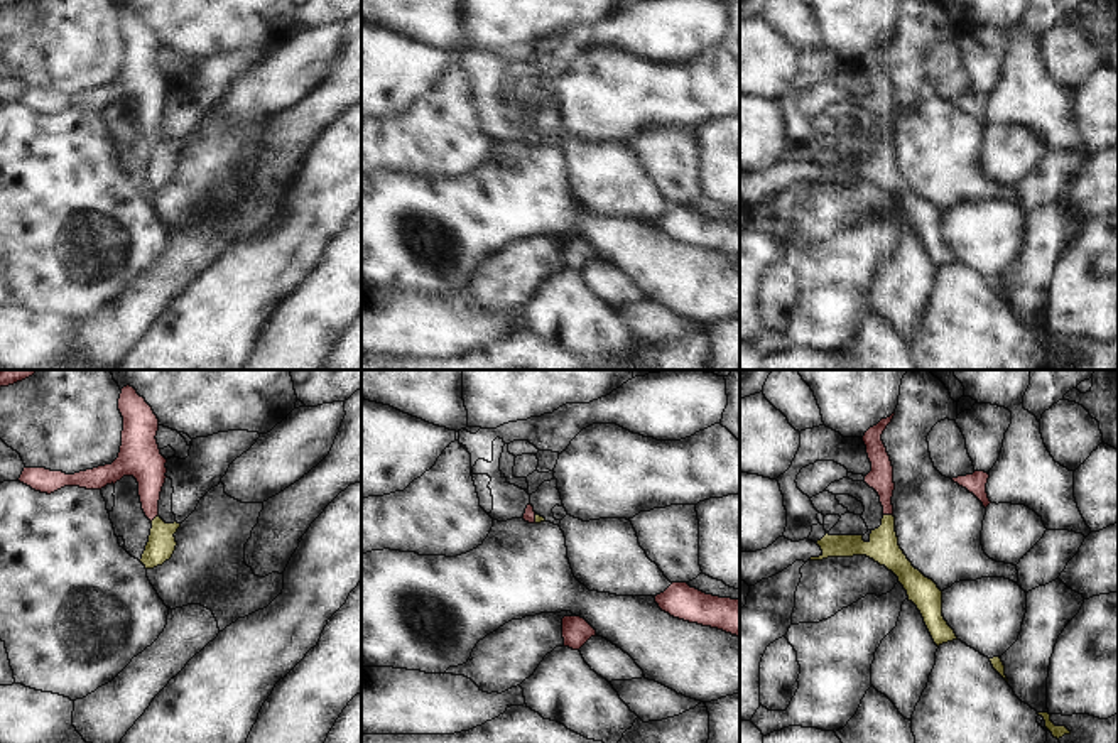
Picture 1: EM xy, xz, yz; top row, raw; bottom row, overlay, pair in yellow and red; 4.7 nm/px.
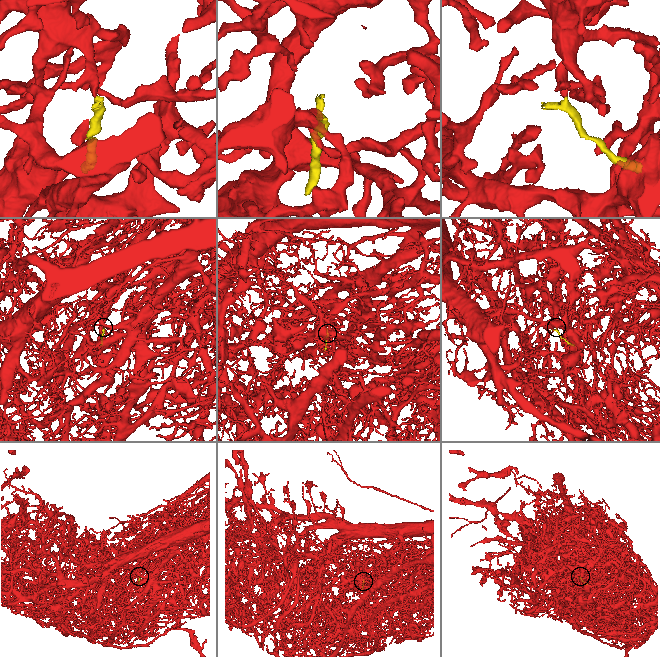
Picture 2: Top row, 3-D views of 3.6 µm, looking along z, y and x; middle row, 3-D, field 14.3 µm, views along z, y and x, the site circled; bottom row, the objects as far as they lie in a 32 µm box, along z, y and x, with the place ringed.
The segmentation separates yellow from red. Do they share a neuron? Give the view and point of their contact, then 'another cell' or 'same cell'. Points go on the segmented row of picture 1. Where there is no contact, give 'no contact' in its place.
meets yellow in yz at (889, 515); same cell

